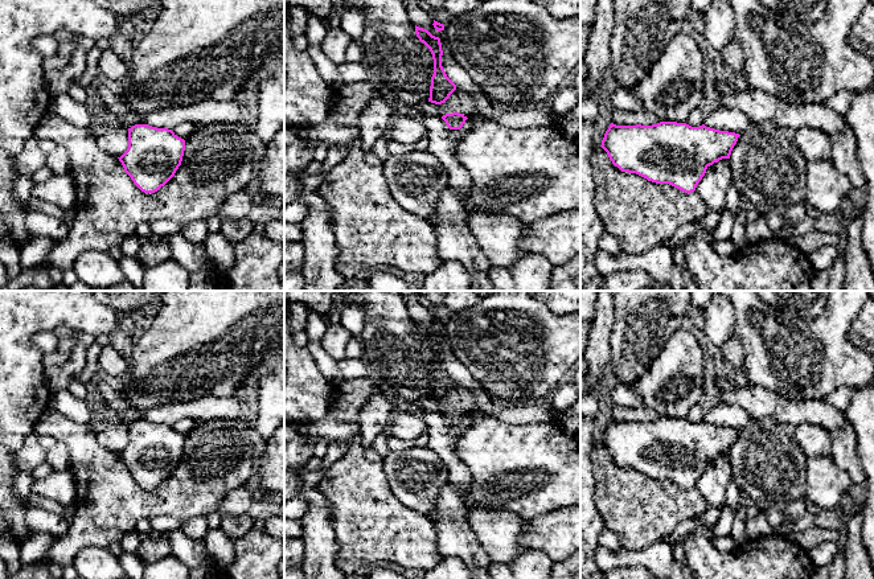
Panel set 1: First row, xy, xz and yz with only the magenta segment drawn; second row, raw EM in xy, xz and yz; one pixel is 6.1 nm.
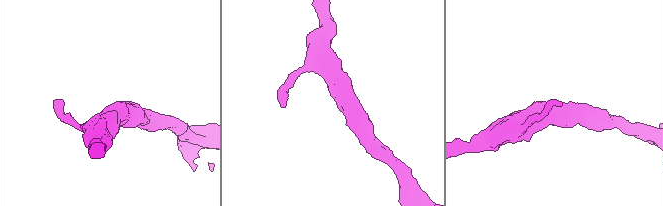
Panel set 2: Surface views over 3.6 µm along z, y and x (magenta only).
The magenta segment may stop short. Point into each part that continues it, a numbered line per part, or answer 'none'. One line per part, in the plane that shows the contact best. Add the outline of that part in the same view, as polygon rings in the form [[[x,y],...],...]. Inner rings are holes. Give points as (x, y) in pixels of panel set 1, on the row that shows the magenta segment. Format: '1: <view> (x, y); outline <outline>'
none

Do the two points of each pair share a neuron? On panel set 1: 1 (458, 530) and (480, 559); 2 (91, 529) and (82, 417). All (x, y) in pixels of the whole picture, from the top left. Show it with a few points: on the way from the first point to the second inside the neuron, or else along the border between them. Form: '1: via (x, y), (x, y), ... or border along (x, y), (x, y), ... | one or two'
1: via (458, 537), (474, 553) | one
2: border along (56, 407), (66, 417), (86, 423), (90, 427) | two

